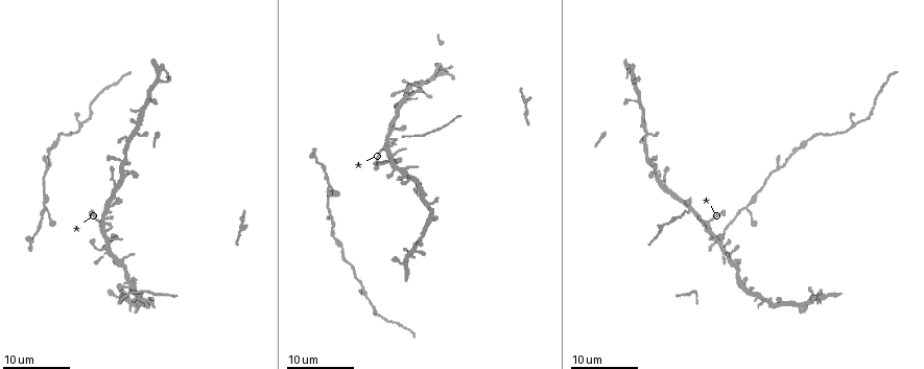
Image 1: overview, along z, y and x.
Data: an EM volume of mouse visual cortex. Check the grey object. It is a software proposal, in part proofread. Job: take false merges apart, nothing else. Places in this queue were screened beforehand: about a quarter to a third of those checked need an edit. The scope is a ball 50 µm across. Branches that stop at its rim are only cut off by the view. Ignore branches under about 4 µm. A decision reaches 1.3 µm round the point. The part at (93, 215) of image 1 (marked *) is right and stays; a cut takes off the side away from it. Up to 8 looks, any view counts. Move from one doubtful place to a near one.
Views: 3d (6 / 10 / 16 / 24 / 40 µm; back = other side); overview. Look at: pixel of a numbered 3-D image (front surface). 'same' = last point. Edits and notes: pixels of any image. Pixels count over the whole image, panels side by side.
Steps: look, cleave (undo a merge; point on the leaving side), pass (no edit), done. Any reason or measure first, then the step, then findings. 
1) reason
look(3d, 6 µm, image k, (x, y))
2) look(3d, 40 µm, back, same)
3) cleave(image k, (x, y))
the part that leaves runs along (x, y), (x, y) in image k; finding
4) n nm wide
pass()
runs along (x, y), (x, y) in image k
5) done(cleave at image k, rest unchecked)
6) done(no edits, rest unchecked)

look(3d, 24 µm, image 1, (387, 142))

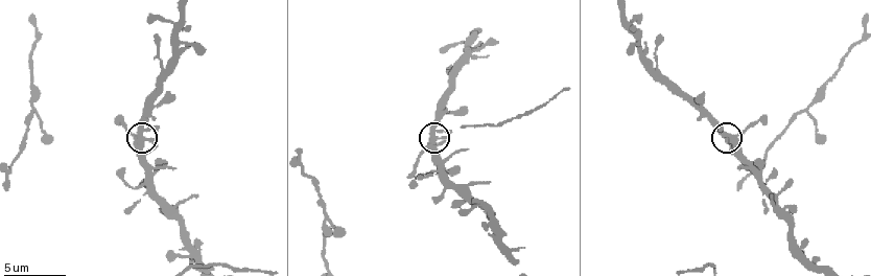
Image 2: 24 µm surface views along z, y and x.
closer look
look(3d, 10 µm, image 2, (435, 139))

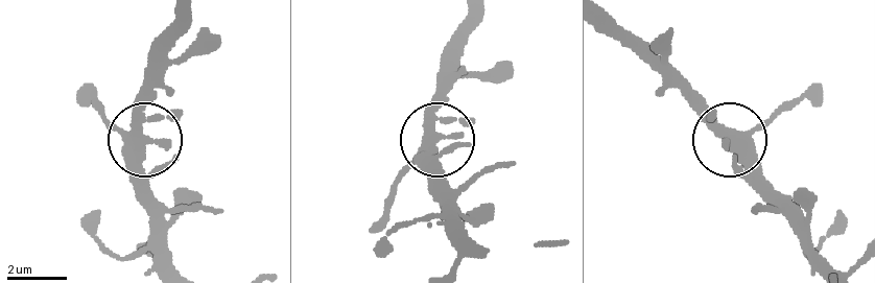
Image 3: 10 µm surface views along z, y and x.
look(3d, 6 µm, image 3, (433, 139))

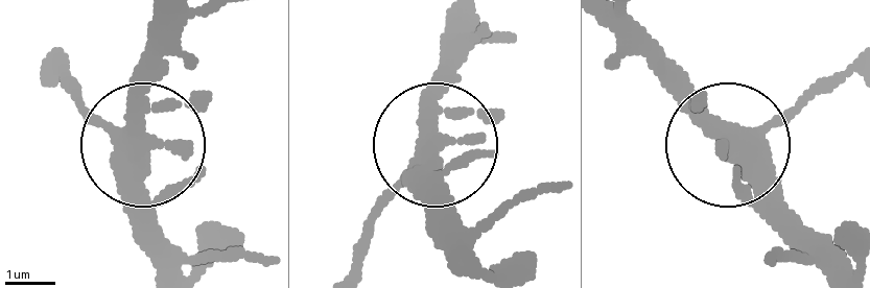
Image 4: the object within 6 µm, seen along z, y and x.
side arm 35 µm
pass()
runs along (68, 93), (135, 130), (151, 18) in image 4; one neuron here

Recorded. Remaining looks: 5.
branch point
look(3d, 16 µm, image 1, (639, 98))

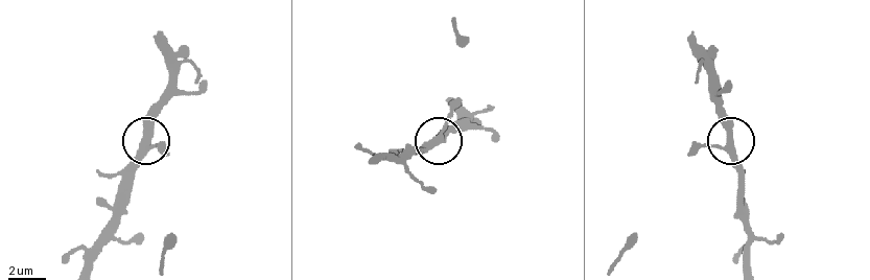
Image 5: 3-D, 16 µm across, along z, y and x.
closer look
look(3d, 10 µm, image 5, (728, 148))

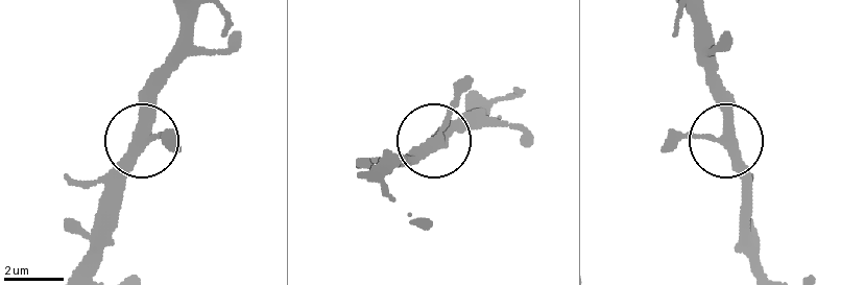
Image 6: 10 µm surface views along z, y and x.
side arm 8 µm; 3 arms
pass()
one neuron here

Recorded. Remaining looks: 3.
thick turns thin
look(3d, 24 µm, image 1, (82, 122))

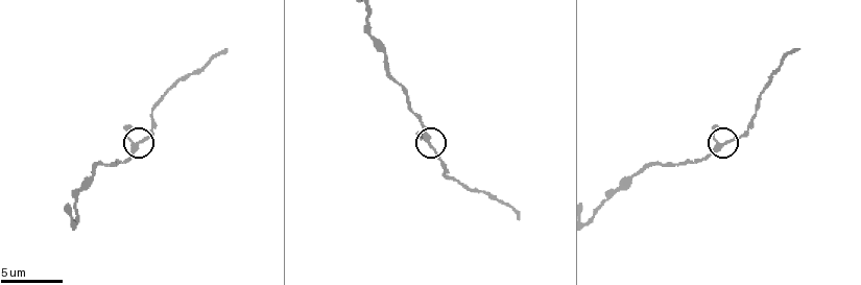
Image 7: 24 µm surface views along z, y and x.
look(3d, 10 µm, image 7, (139, 141))

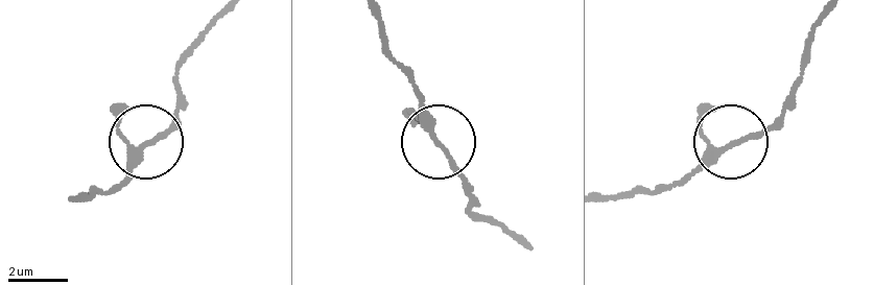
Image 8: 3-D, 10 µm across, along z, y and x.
170 nm wide
pass()
one neuron here

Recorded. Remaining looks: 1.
side arm on a straight run
look(3d, 10 µm, image 2, (804, 111))

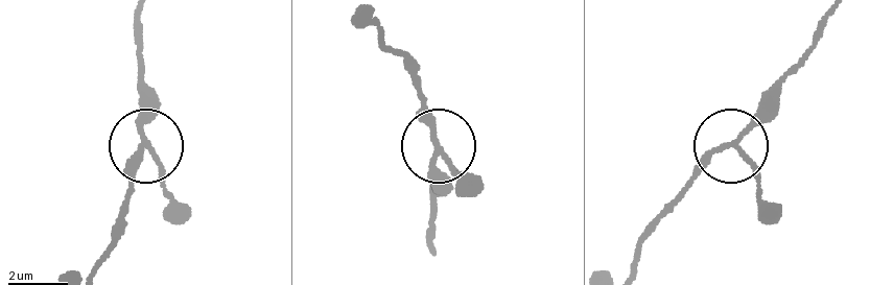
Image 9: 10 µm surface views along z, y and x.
side arm 10 µm; 3 arms
pass()
one neuron here

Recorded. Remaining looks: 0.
done(no edits, rest unchecked)

